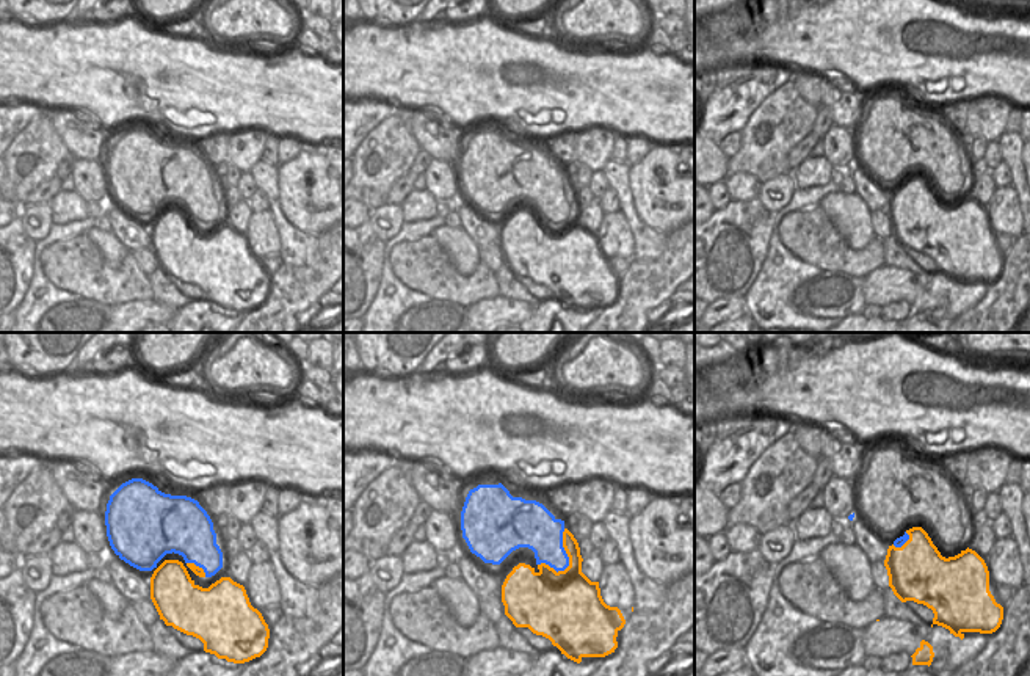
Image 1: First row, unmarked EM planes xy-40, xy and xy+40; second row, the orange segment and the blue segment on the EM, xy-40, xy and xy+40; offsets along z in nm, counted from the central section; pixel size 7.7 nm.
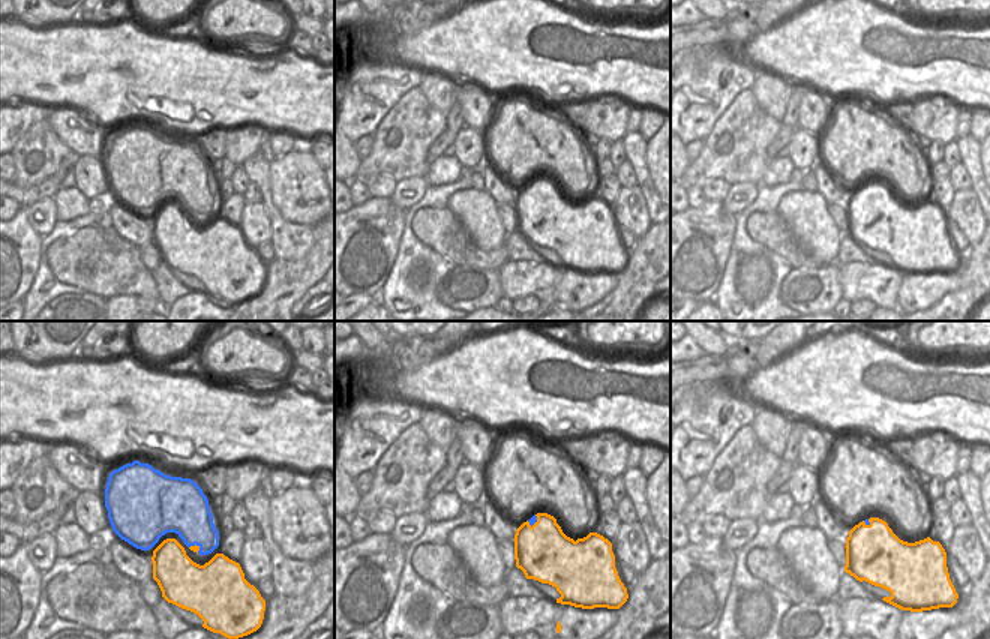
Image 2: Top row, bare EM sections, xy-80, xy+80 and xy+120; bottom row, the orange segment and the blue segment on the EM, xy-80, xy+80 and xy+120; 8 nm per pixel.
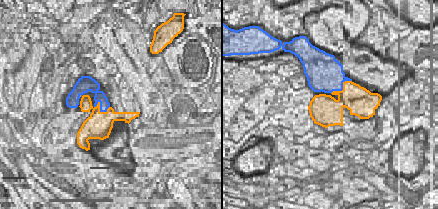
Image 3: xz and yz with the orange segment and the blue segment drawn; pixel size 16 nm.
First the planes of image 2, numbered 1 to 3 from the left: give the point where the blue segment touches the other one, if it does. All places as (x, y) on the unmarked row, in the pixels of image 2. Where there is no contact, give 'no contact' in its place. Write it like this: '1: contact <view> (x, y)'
1: contact xy-80 (195, 209)
2: contact xy+80 (537, 185)
3: contact xy+120 (867, 189)

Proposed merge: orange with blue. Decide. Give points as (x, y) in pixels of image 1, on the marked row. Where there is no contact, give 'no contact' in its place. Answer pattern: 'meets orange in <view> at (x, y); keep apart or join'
meets orange in xy at (569, 562); keep apart

